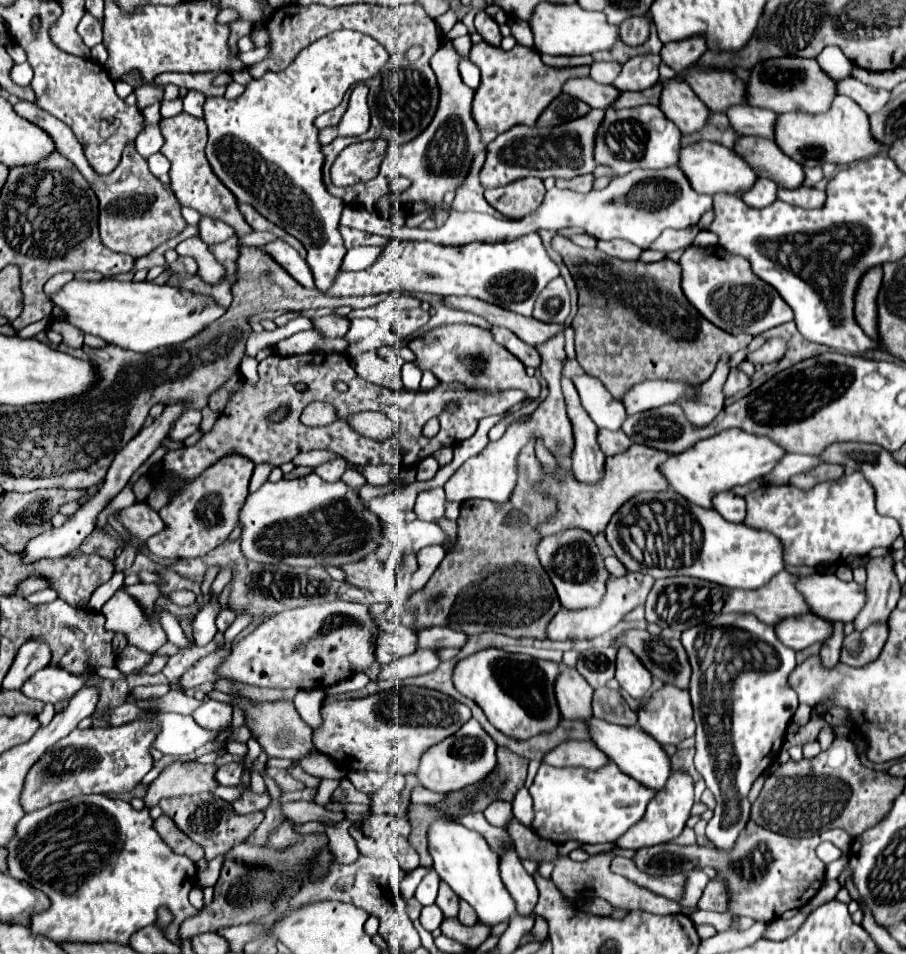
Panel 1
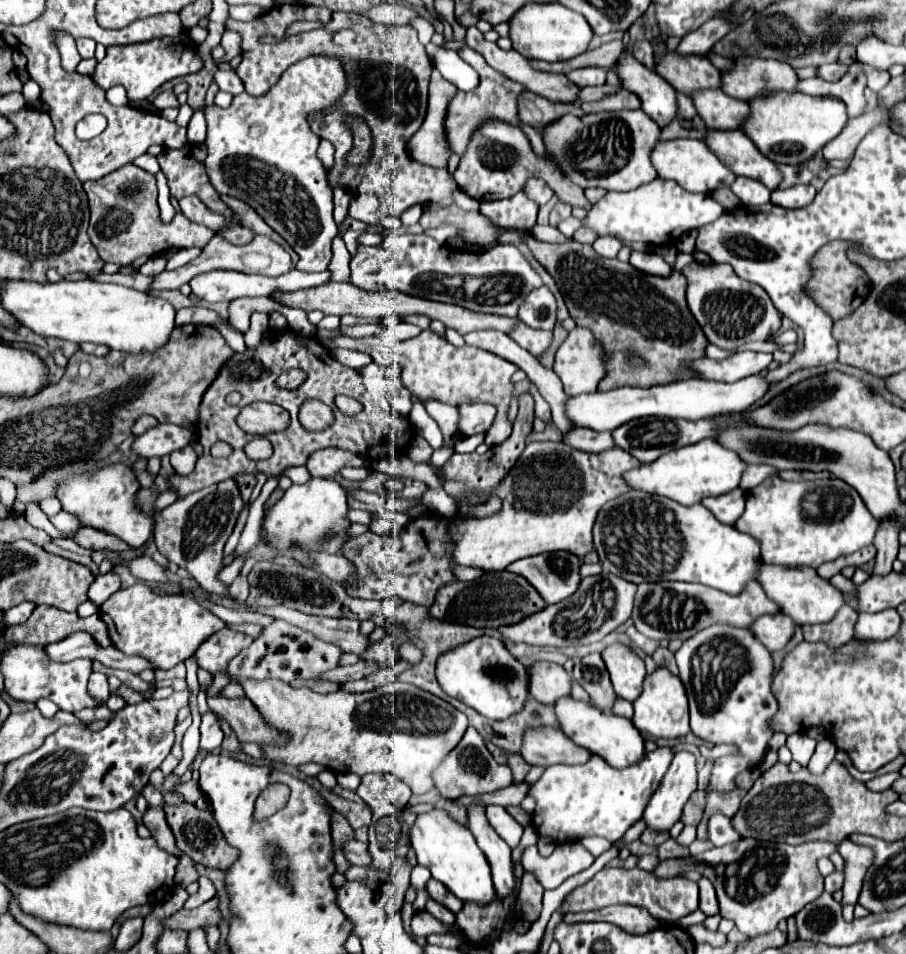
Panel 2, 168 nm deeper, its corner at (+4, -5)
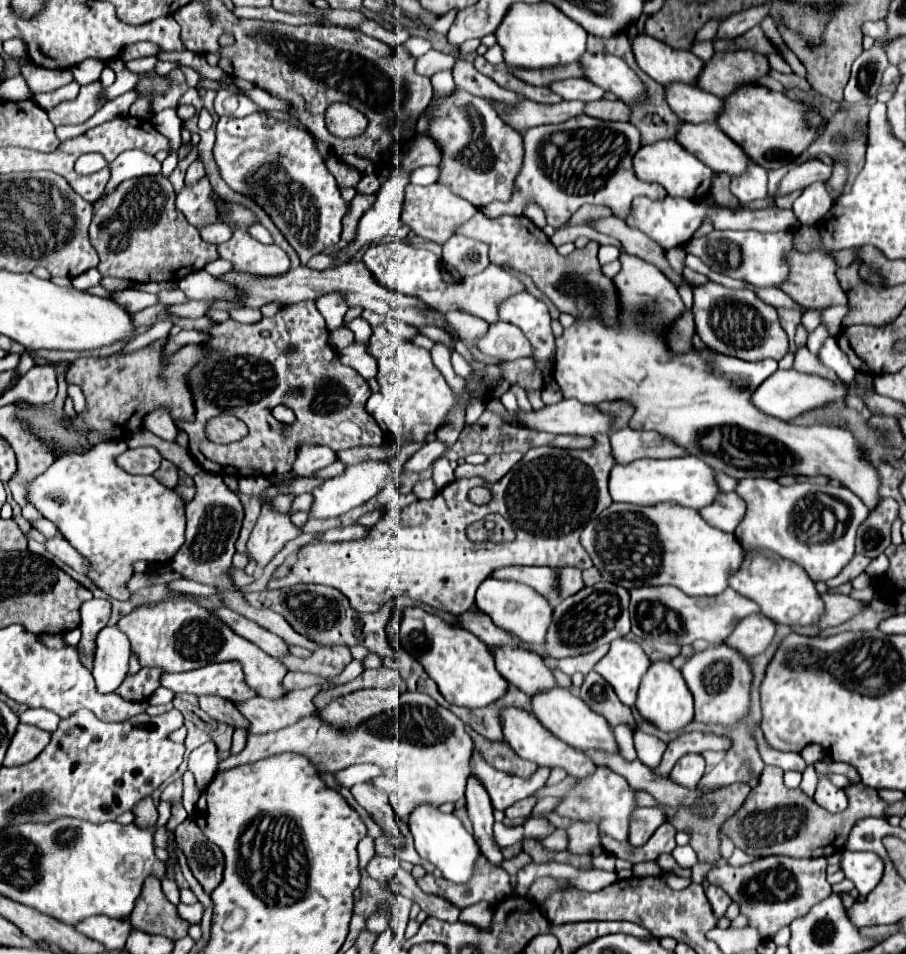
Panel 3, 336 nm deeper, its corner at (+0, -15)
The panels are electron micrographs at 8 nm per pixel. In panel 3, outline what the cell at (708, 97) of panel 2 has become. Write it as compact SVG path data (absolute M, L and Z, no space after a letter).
M673 83L667 87L669 105L677 111L681 121L687 123L715 123L723 113L723 101L703 91L701 87L685 87L685 83Z

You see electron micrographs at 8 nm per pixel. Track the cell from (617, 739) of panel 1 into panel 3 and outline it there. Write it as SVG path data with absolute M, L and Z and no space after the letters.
M555 687L553 691L535 695L531 701L533 713L535 717L561 741L565 741L567 745L575 747L577 751L603 751L609 755L619 755L619 745L615 741L613 729L607 723L607 719L603 715L595 715L589 707L585 707L585 703L573 695L571 691L565 691L561 687Z

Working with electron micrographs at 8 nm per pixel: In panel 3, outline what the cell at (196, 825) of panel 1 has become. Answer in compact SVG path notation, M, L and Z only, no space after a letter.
M191 817L177 825L175 841L183 855L187 857L189 869L193 871L195 879L203 885L207 893L211 893L223 879L225 857L221 849L203 835L203 831Z

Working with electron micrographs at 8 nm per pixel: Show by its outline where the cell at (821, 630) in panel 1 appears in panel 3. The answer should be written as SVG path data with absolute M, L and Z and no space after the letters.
M749 615L743 619L739 627L735 627L733 635L725 641L731 647L737 647L741 655L747 659L761 655L775 639L775 623L765 615Z

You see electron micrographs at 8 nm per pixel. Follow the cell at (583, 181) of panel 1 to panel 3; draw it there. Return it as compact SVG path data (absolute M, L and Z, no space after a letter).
M567 223L565 227L559 227L557 231L555 231L555 235L551 237L551 243L557 247L557 245L561 245L561 243L567 243L567 241L575 241L577 237L581 237L581 235L587 235L587 237L597 237L597 233L591 229L591 227L587 227L587 225L571 225L571 223Z

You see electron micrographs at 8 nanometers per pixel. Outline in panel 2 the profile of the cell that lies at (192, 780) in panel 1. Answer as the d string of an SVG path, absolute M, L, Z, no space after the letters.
M187 781L187 783L183 783L183 785L177 783L177 791L185 797L187 803L193 803L193 805L195 805L197 799L203 795L203 793L201 793L201 787L199 787L197 781Z

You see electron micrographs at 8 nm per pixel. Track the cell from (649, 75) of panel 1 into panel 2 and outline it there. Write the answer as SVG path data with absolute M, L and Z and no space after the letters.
M603 85L603 87L583 87L577 99L579 99L581 103L585 103L585 101L597 101L597 99L601 99L601 97L605 97L605 95L609 95L609 93L619 91L619 89L621 89L621 87L611 87L611 85Z

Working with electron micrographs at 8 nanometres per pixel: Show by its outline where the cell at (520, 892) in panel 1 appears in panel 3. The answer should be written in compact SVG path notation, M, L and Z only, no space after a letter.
M469 777L465 797L467 797L465 807L473 823L473 835L477 839L477 845L481 853L489 859L489 863L499 867L503 861L503 853L493 837L493 807L489 803L489 795L485 795L485 787L481 787L477 779Z

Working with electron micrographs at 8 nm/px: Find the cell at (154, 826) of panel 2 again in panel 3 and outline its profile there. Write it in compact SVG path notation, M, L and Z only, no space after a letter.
M151 797L149 799L143 799L141 803L137 803L137 807L133 809L135 813L135 825L141 827L141 829L147 829L147 827L155 827L157 823L157 807L153 809L153 801Z

